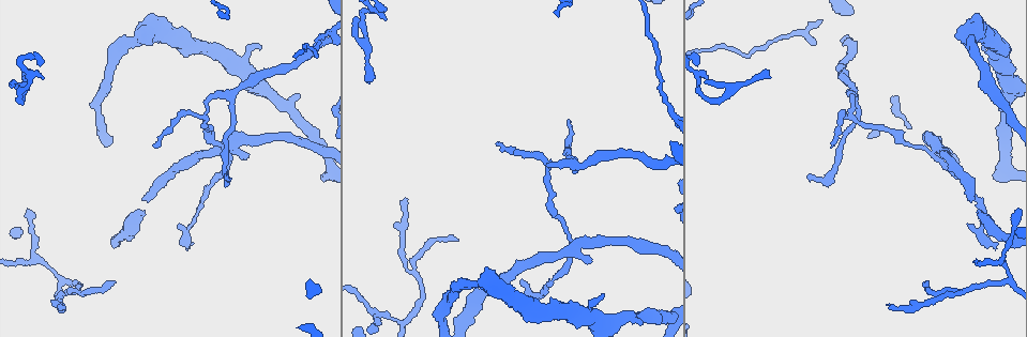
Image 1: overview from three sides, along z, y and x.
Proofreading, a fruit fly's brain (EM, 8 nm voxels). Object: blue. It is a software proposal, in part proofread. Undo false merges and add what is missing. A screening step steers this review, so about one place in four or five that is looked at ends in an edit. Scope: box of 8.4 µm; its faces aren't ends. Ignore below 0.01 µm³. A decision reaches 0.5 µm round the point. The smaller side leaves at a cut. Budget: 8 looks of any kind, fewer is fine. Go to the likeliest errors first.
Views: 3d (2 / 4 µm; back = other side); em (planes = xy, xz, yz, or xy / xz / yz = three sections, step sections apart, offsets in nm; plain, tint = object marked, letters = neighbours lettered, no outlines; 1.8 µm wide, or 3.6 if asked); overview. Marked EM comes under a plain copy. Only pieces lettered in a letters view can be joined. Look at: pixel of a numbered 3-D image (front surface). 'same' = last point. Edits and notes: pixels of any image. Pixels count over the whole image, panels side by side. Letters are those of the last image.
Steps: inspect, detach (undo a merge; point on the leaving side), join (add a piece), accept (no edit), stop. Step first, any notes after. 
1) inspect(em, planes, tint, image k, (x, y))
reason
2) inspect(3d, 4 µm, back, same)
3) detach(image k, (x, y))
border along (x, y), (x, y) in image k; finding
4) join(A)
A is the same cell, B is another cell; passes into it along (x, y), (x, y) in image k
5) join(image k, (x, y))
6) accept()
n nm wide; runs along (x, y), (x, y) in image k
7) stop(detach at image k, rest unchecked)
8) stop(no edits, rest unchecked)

inspect(em, yz, step 16, letters, image 1, (260, 49))
an open end

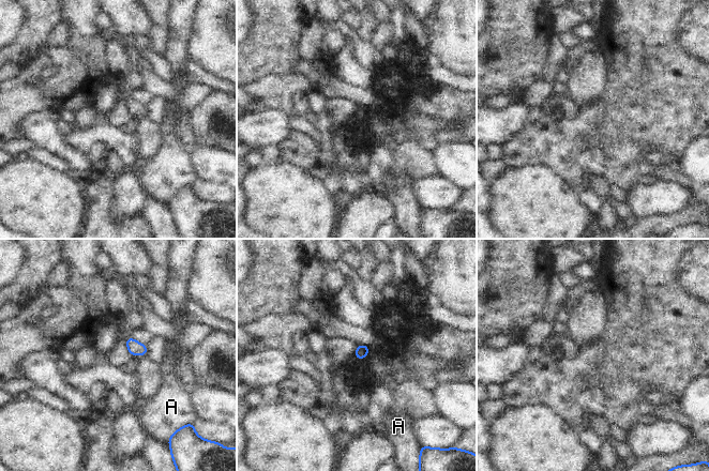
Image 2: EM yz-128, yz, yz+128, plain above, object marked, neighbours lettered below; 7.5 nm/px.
inspect(em, planes, letters, same)

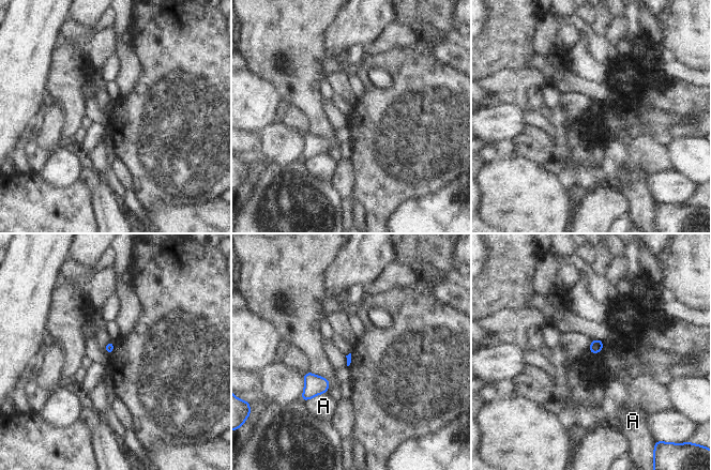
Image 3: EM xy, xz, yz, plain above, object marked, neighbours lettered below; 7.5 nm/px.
accept()
A touches over 180 nm; A is another cell; none of them fits

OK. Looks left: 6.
inspect(em, xz, step 8, letters, image 1, (407, 199))
thin end

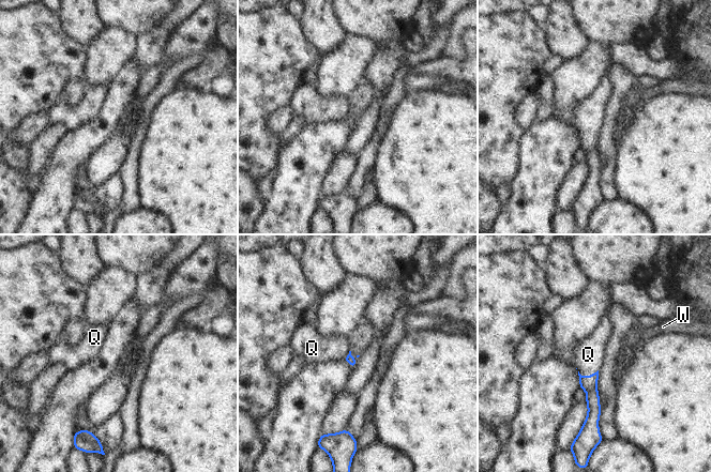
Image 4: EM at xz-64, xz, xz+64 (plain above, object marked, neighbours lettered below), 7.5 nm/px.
inspect(em, planes, letters, same)
cut it another way

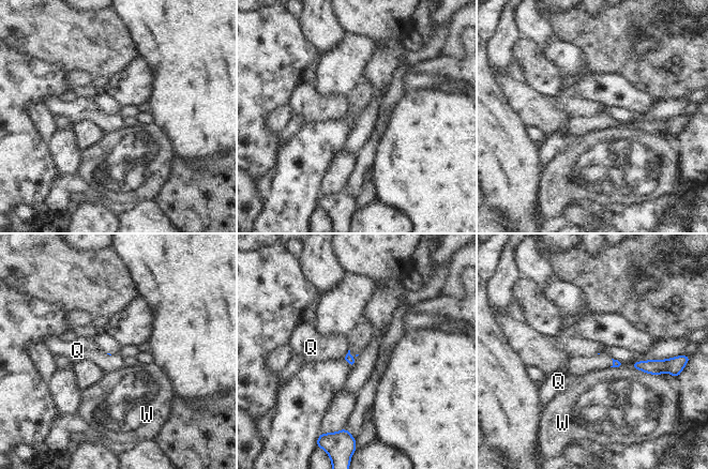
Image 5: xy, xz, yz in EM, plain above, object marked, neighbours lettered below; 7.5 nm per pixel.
join(image 5, (314, 348))
W touches over 200 nm; Q is the same cell, W is another cell; it goes on there

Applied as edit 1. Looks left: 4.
inspect(overview)

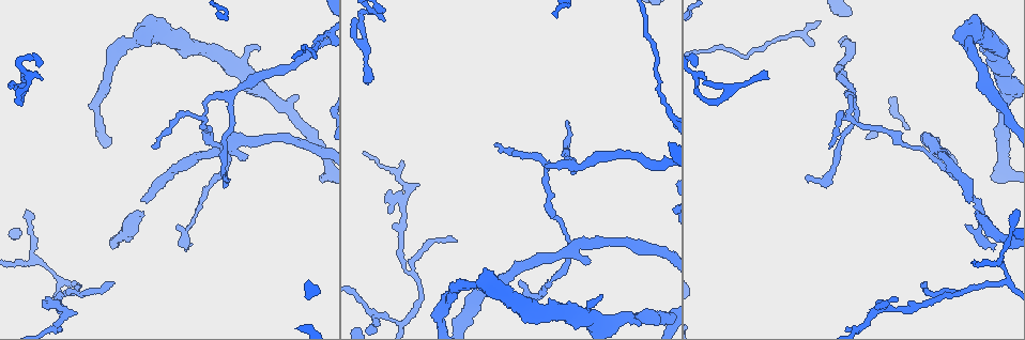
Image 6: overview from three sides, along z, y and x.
inspect(em, planes, tint, image 6, (39, 263))

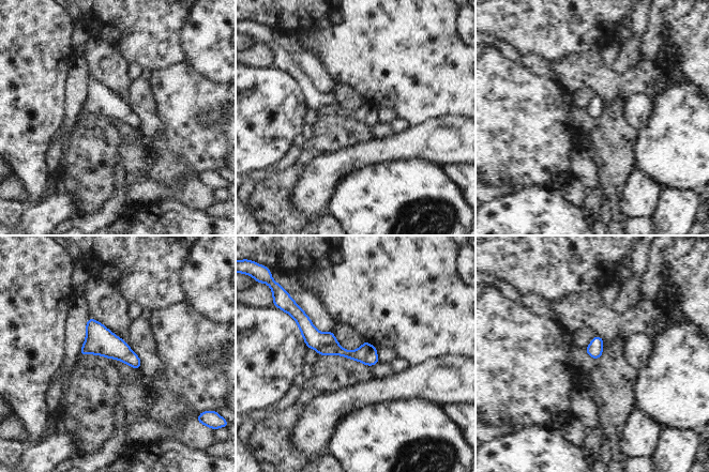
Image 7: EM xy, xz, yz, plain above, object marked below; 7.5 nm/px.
inspect(em, planes, letters, same)

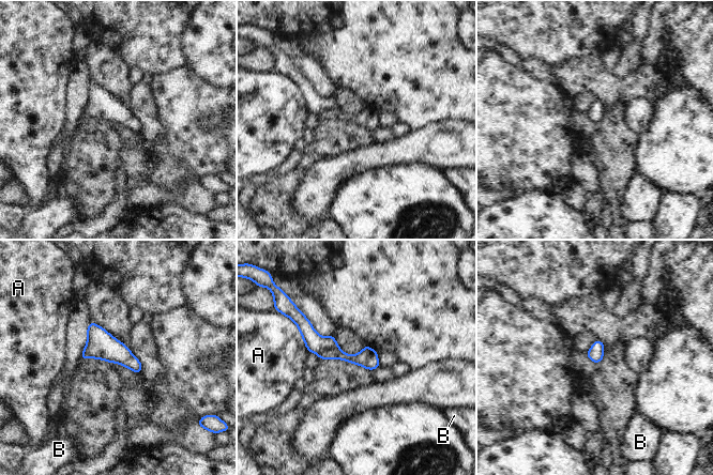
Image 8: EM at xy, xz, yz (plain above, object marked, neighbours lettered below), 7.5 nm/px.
accept()
120 nm wide; A and B are other cells; continuous, no second neuron

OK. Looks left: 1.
stop(join at image 5, rest unchecked)

